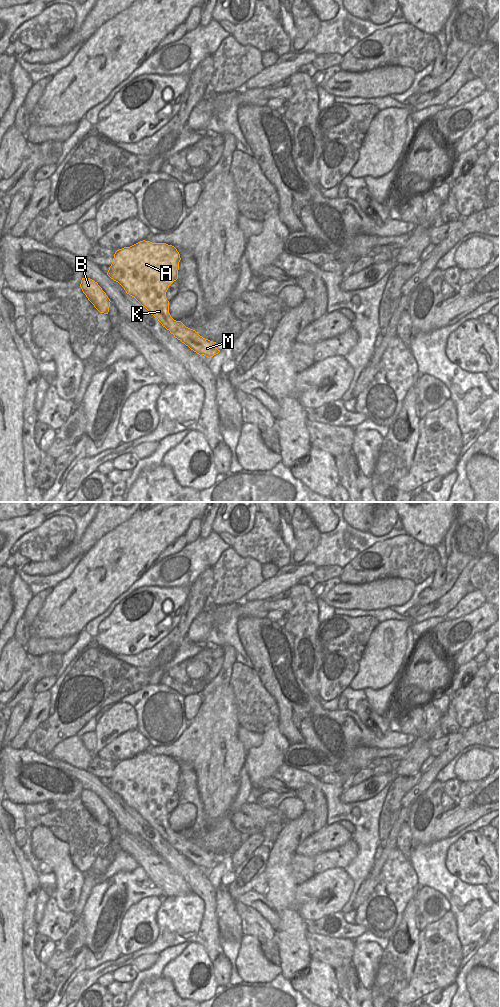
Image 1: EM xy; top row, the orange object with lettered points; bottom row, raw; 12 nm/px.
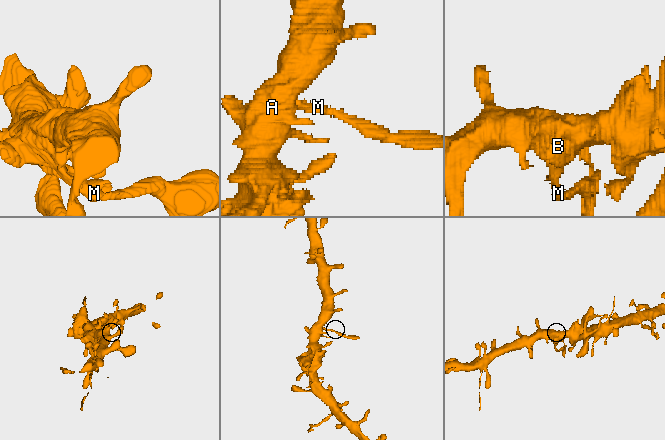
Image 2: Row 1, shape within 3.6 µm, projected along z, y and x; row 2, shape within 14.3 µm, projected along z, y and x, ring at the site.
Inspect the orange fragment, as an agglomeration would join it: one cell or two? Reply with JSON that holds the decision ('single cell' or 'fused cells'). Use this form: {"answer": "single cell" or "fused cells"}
{"answer": "single cell"}

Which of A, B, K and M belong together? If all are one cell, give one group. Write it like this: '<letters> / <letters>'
A B K M

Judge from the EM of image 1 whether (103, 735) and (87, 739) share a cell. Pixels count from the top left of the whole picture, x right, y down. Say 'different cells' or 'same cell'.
different cells

